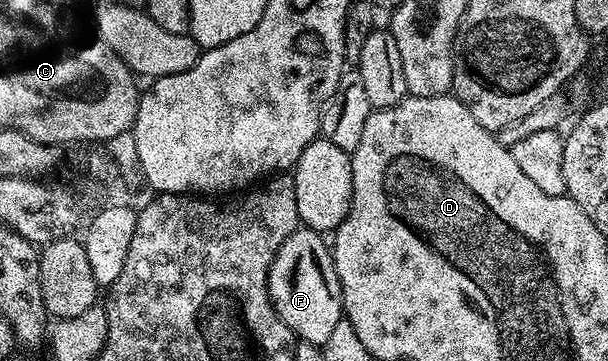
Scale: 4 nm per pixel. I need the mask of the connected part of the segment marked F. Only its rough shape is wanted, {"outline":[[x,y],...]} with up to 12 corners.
{"outline":[[298,229],[268,292],[297,340],[322,345],[344,318],[321,232]]}

